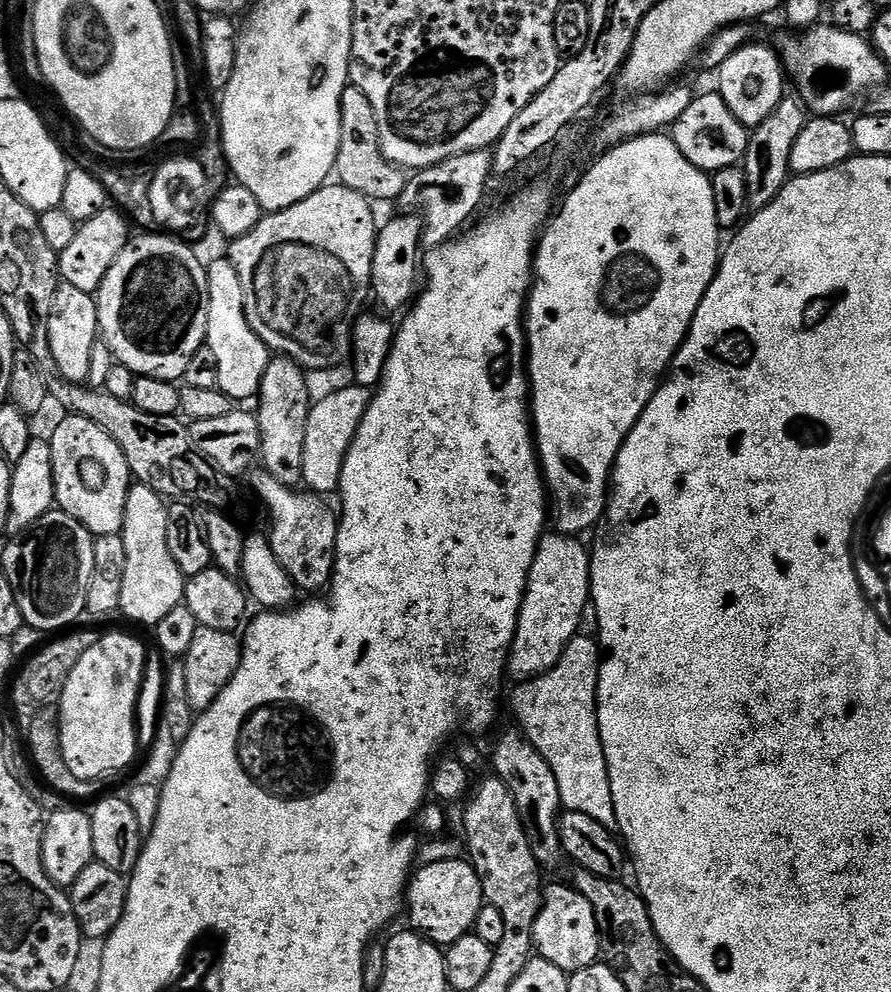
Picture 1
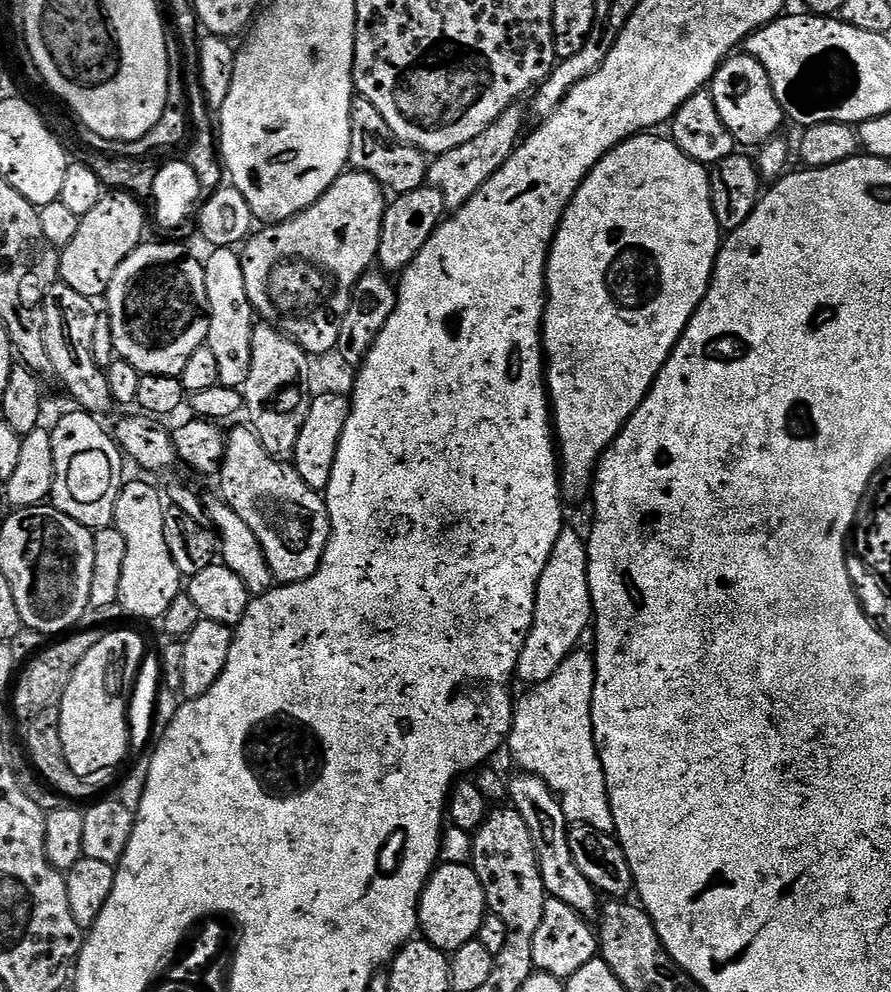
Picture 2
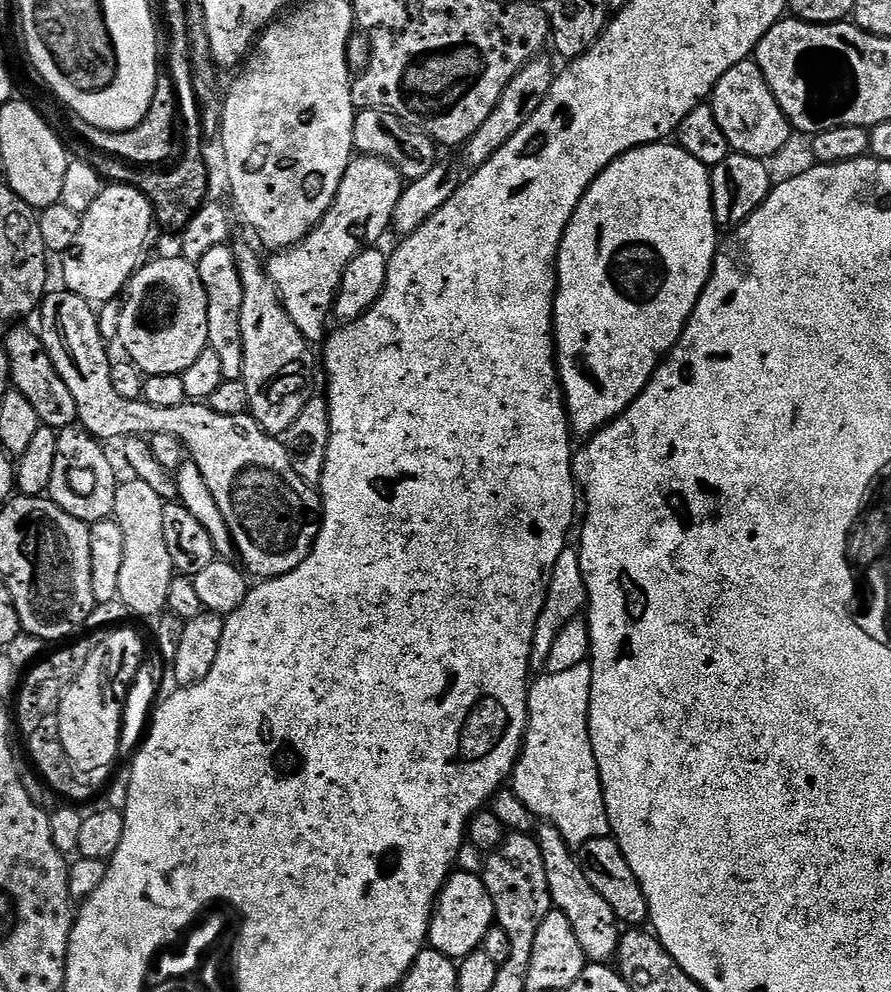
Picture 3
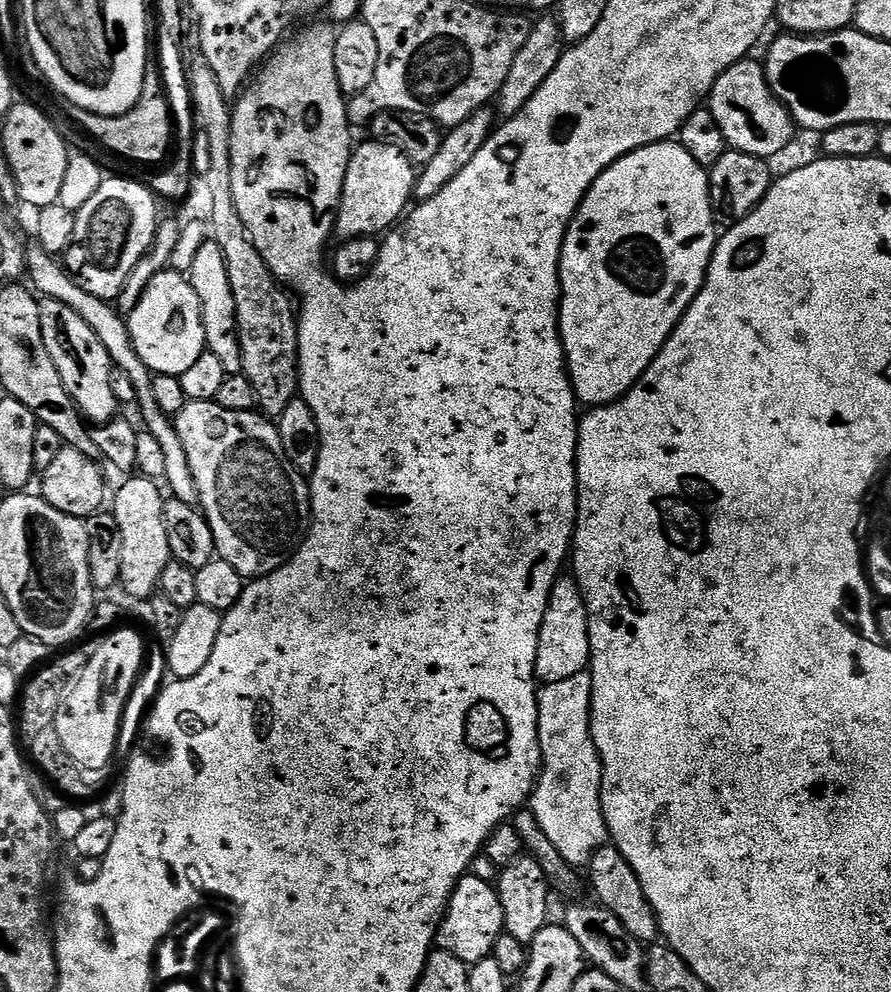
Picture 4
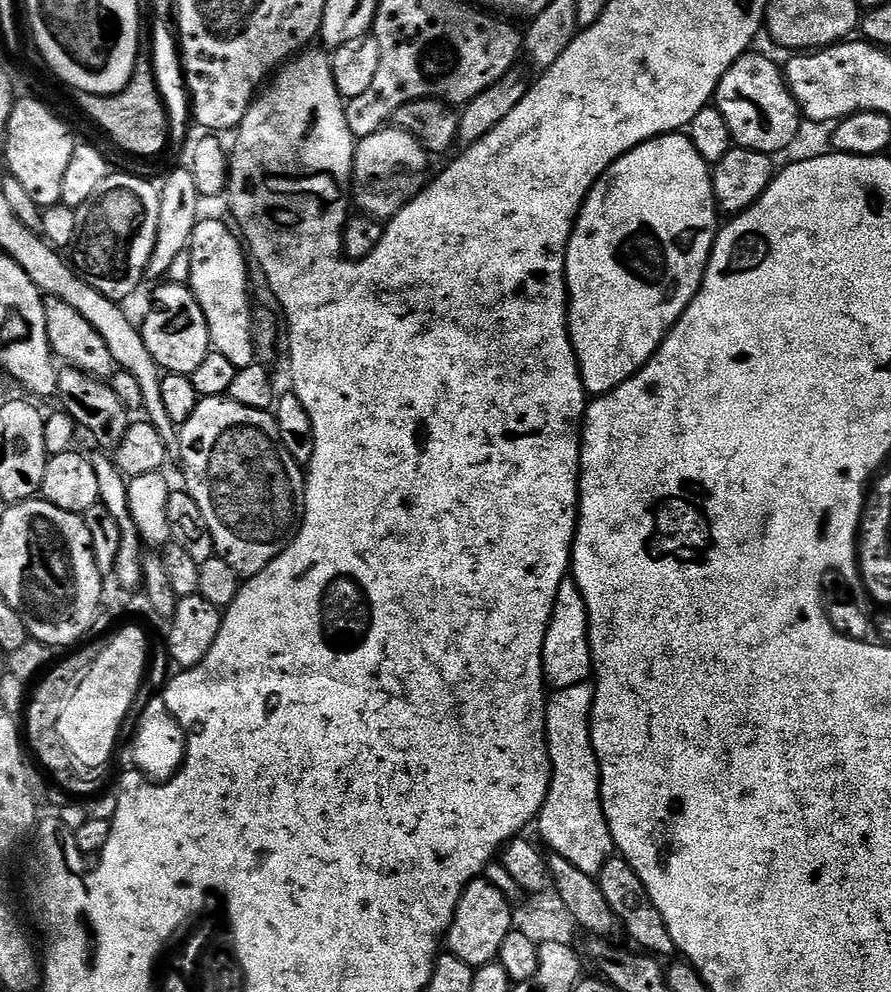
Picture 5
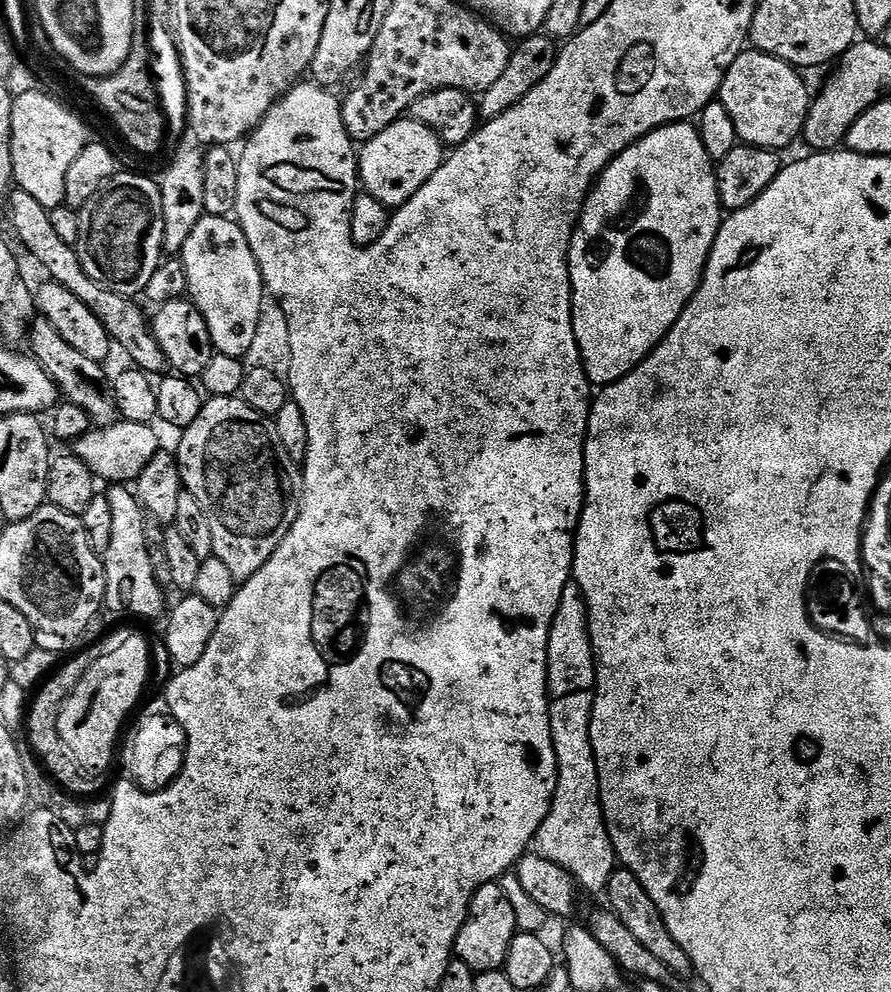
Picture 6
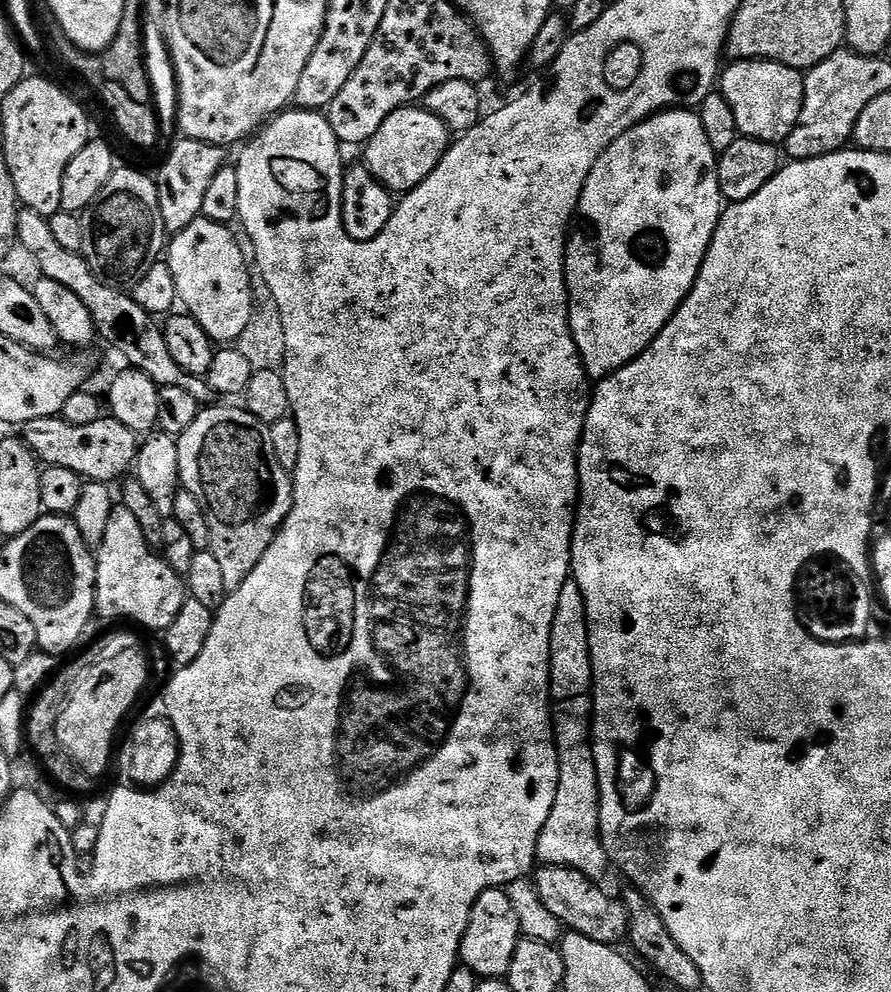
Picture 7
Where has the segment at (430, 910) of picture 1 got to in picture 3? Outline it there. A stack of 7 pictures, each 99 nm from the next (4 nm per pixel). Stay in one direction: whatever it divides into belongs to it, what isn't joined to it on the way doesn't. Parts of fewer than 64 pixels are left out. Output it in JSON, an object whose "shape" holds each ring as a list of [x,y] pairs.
{"shape":[[[453,871],[436,899],[432,921],[428,927],[428,944],[457,962],[481,951],[486,934],[496,924],[496,907],[483,879],[474,872]]]}

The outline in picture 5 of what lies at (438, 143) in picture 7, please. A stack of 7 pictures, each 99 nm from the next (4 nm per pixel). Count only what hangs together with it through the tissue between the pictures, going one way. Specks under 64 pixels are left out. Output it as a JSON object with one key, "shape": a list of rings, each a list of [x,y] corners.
{"shape":[[[379,128],[355,145],[356,157],[352,160],[352,192],[361,213],[373,220],[387,222],[401,212],[420,193],[426,183],[429,153],[410,134],[401,128]]]}

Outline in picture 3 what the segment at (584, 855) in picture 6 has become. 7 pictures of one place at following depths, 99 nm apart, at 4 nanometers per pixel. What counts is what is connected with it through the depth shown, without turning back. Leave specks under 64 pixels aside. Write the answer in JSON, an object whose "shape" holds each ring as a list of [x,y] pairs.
{"shape":[[[585,662],[578,666],[573,666],[571,670],[562,670],[562,674],[540,674],[540,676],[531,681],[528,690],[528,732],[524,735],[524,743],[520,750],[520,758],[516,762],[515,768],[512,770],[510,777],[510,788],[512,784],[512,792],[521,800],[523,807],[531,812],[533,817],[539,818],[541,821],[554,825],[558,830],[558,834],[562,834],[562,838],[566,843],[573,846],[579,846],[590,842],[594,838],[602,838],[609,835],[608,811],[606,810],[606,802],[602,794],[602,782],[600,781],[600,771],[598,770],[598,762],[594,754],[594,746],[590,738],[590,730],[588,729],[588,711],[590,710],[590,686],[592,685],[592,666],[591,663]]]}

